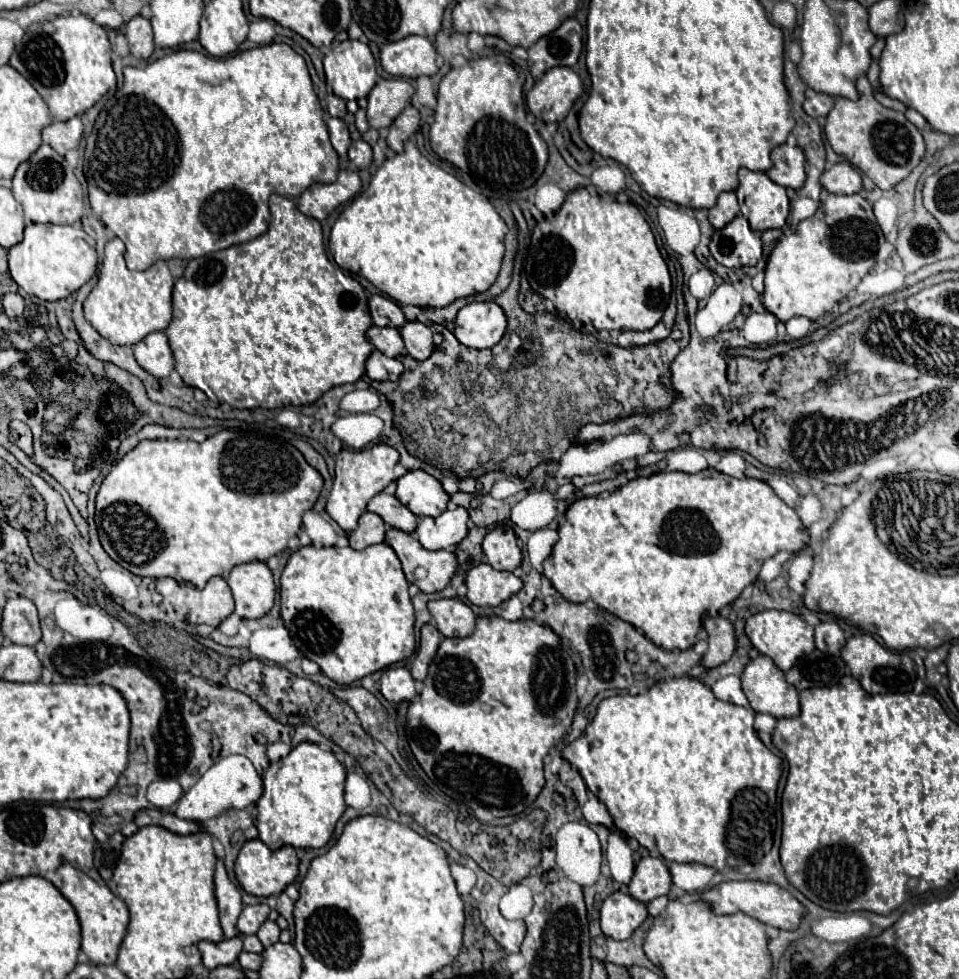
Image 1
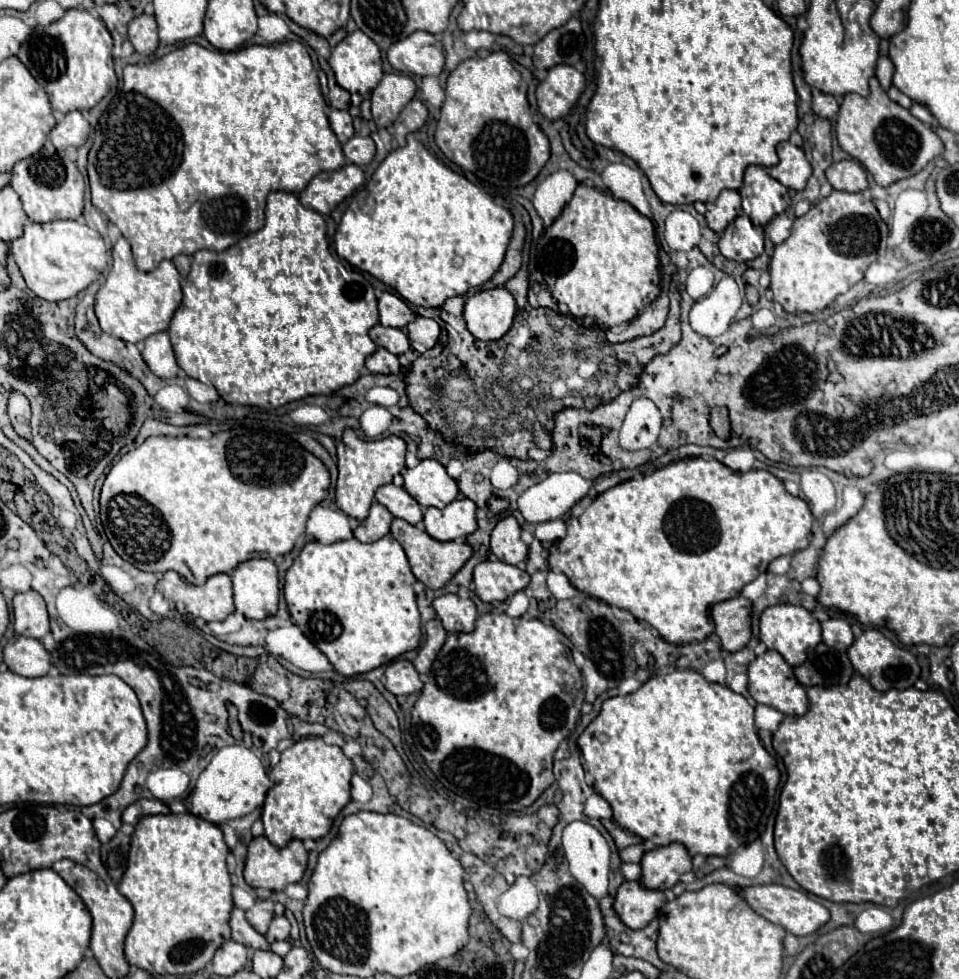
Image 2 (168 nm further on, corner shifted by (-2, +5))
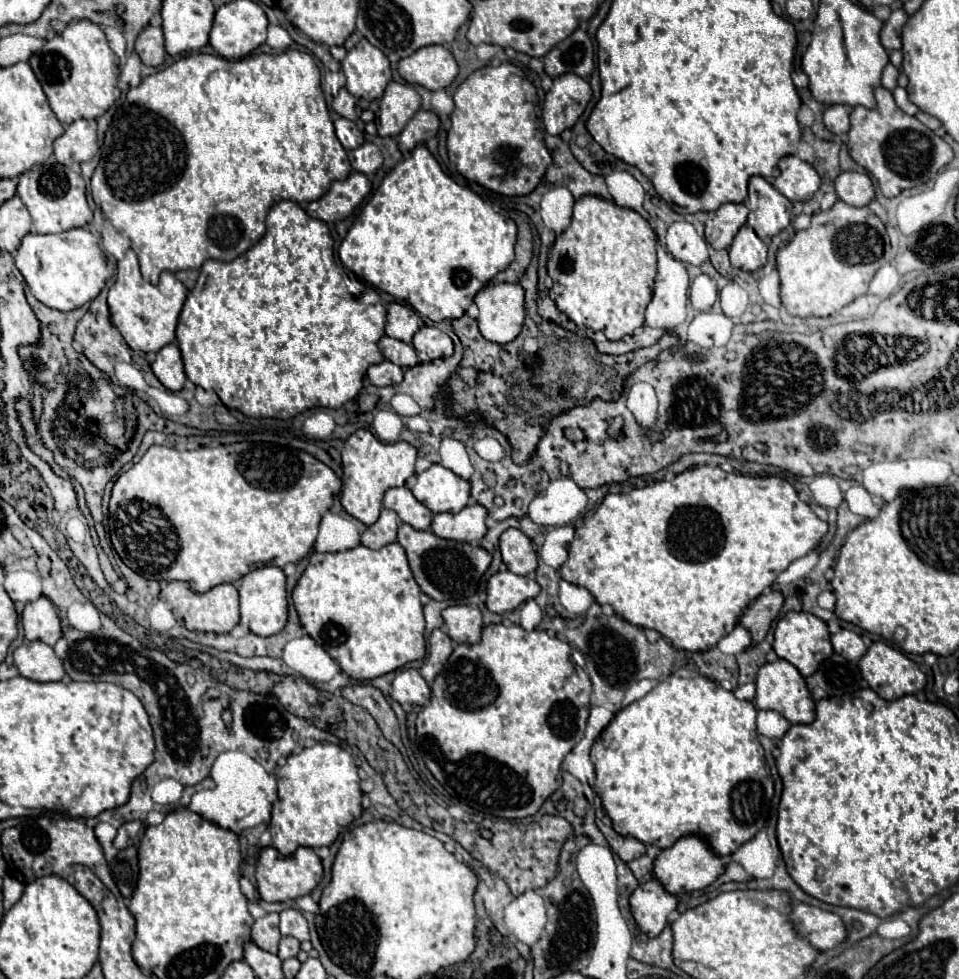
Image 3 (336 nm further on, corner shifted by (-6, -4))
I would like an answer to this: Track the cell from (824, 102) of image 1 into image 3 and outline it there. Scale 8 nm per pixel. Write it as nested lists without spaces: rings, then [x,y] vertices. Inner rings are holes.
[[[841,104],[823,106],[823,124],[833,134],[845,134],[849,130],[849,112]]]

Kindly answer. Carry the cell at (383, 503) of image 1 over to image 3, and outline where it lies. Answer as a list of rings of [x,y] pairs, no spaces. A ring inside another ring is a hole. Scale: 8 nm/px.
[[[391,488],[385,492],[383,498],[383,506],[393,510],[401,522],[413,526],[415,530],[429,530],[431,520],[433,520],[433,512],[429,508],[425,508],[419,500],[415,500],[415,496],[411,494],[409,488]]]

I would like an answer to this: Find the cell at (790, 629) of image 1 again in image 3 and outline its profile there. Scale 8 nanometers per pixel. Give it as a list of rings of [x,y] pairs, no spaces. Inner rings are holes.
[[[787,612],[773,630],[773,650],[779,658],[791,662],[803,676],[811,676],[815,668],[833,654],[827,624],[809,612]]]

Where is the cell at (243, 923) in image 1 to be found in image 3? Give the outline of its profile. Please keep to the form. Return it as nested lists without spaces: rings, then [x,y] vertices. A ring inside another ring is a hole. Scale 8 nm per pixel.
[[[271,912],[265,914],[263,918],[257,918],[251,926],[251,938],[253,942],[267,950],[267,952],[277,952],[277,944],[281,940],[281,932],[279,932],[279,914]]]

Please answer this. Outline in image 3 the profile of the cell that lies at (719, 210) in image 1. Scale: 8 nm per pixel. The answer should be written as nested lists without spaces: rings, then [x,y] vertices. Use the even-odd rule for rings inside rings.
[[[727,202],[719,210],[711,212],[709,220],[705,222],[707,242],[717,250],[731,246],[735,232],[747,222],[747,214],[749,208],[745,204],[733,204],[733,202]]]

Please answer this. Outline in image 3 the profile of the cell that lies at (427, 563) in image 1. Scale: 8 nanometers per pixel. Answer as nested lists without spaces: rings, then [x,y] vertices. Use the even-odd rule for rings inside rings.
[[[409,524],[399,526],[397,542],[407,552],[409,566],[413,570],[413,576],[415,576],[419,588],[433,600],[457,600],[463,596],[471,596],[477,590],[479,578],[491,564],[491,554],[487,550],[479,548],[477,544],[441,540],[433,532],[429,532],[429,530],[419,532],[419,530],[411,528]]]

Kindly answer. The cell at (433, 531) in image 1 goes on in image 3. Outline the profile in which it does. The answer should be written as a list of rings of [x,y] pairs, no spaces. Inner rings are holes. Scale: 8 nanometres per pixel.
[[[479,504],[465,506],[461,512],[451,514],[435,514],[431,522],[431,530],[435,536],[445,540],[457,540],[457,542],[477,542],[485,536],[487,510]]]

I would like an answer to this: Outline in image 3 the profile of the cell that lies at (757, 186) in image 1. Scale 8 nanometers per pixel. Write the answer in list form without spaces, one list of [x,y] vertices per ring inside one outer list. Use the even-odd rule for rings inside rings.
[[[761,176],[749,180],[745,204],[749,208],[746,224],[763,238],[775,236],[791,224],[793,202]]]

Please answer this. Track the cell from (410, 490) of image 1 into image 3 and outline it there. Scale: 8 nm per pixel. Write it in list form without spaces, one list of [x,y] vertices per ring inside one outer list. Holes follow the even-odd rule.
[[[433,464],[425,472],[417,474],[417,482],[411,488],[413,496],[425,504],[433,514],[459,512],[469,500],[469,482],[455,476],[441,464]]]

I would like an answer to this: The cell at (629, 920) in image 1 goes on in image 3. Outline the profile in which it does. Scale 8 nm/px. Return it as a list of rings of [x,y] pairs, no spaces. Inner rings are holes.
[[[649,880],[631,894],[629,906],[639,930],[655,938],[667,926],[669,914],[677,908],[677,898],[665,892],[657,880]]]

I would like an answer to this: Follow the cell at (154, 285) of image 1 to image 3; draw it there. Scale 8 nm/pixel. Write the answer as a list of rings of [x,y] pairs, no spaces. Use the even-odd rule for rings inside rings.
[[[135,258],[117,262],[117,280],[109,288],[109,312],[111,312],[111,324],[121,332],[125,342],[131,350],[141,352],[159,352],[159,348],[175,342],[175,328],[177,318],[183,308],[183,302],[187,298],[187,288],[177,280],[173,272],[163,272],[161,282],[157,286],[143,280],[139,272],[139,264]]]

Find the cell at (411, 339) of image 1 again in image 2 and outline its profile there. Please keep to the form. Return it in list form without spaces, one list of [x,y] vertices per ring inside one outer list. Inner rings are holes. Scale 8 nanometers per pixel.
[[[417,317],[413,323],[407,325],[407,337],[417,353],[425,353],[433,349],[435,343],[439,341],[439,335],[441,335],[441,327],[427,317]]]

